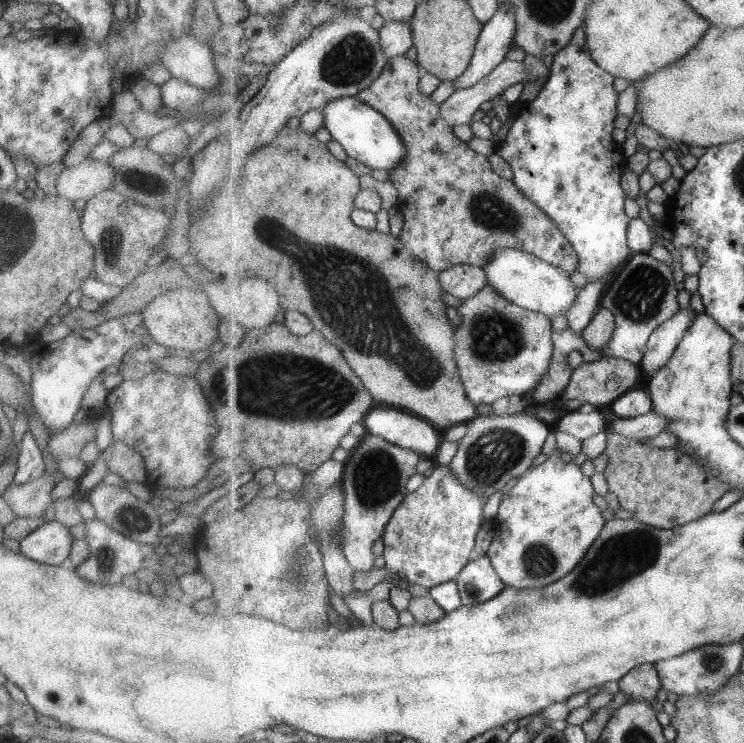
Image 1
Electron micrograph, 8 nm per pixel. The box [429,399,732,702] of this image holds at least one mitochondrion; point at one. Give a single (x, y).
(621, 556)

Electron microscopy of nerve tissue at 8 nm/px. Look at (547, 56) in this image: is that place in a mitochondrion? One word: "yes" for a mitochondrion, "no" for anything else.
no

